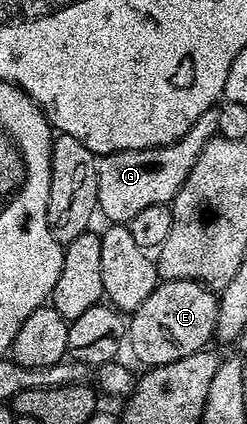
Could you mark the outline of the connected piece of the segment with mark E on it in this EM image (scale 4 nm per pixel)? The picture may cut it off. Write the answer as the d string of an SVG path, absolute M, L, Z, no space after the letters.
M162 280L153 288L151 293L147 295L137 309L132 310L131 316L127 321L127 349L133 352L133 357L137 361L142 361L142 366L152 367L154 365L162 365L163 363L175 363L175 359L183 359L187 355L195 355L200 349L206 348L210 341L214 338L217 323L217 298L218 294L210 289L208 285L201 284L200 281L166 281Z

